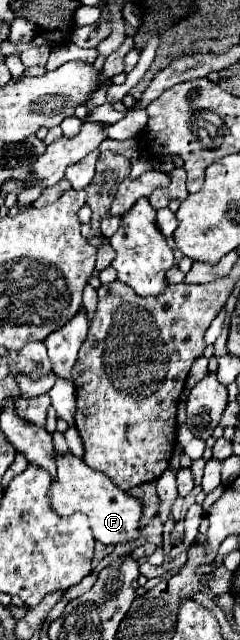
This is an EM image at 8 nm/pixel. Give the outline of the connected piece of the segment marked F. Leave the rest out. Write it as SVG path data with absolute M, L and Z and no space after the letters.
M71 451L65 455L55 453L55 463L57 463L57 477L51 481L49 503L59 517L67 517L73 511L85 513L89 517L93 537L105 545L127 543L139 537L141 503L137 499L133 499L117 485L113 485L113 481L107 479L103 473L87 467L85 461L81 457L75 457Z

